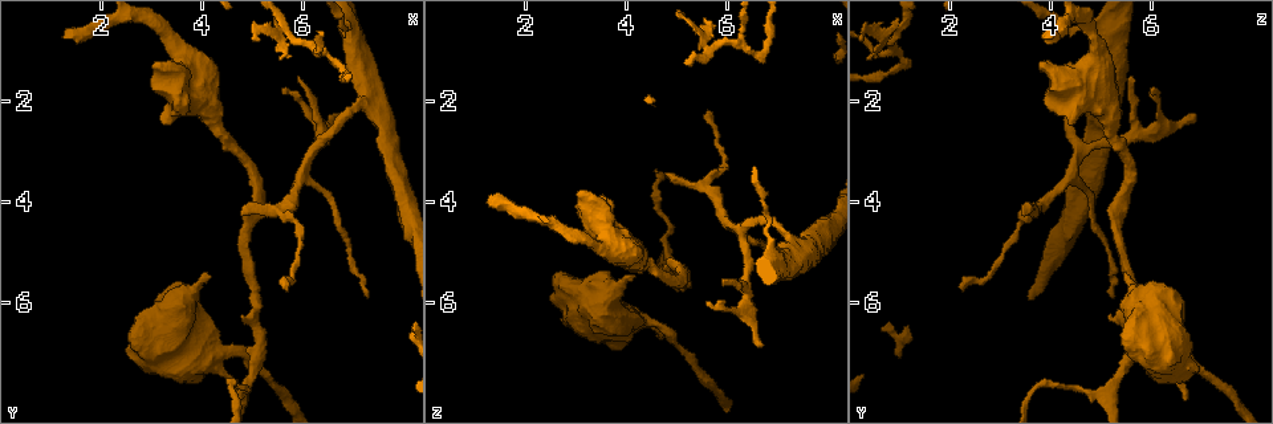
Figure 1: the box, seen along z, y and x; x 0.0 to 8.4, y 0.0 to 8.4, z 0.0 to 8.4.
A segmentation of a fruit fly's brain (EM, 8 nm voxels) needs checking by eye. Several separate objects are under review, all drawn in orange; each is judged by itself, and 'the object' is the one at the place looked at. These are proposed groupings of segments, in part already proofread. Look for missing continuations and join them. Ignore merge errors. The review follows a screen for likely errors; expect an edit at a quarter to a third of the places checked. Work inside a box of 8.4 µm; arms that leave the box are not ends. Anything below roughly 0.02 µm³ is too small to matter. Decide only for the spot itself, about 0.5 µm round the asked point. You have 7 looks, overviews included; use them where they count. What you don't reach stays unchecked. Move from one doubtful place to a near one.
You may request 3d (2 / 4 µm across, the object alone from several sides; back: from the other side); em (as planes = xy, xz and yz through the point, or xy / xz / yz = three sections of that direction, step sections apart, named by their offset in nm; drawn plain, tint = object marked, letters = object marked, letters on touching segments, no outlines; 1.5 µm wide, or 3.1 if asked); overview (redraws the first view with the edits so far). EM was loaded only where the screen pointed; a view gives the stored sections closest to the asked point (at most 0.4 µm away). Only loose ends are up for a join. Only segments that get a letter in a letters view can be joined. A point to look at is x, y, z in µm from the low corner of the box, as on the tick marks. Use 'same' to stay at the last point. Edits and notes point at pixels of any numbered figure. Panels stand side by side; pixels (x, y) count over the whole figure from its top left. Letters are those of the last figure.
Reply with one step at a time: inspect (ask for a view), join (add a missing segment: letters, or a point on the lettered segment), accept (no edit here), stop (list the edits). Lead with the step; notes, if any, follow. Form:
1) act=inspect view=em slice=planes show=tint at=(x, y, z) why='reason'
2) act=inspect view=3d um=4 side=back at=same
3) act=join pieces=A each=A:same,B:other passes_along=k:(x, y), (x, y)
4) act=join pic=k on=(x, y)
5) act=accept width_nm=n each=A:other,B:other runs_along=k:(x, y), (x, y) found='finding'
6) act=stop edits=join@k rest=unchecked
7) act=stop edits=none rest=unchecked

act=inspect view=em slice=yz step=8 show=tint at=(3.00, 1.35, 3.85) why='thick end'

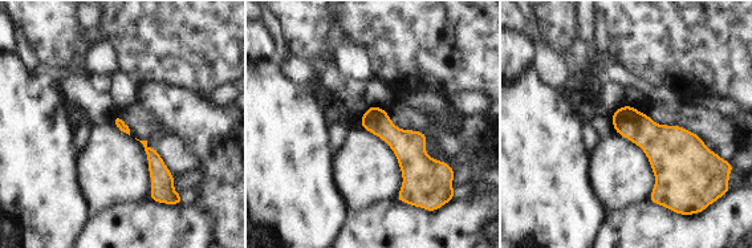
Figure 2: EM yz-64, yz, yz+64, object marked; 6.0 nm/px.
act=inspect view=em slice=xz step=8 show=letters at=same why='cut it another way'

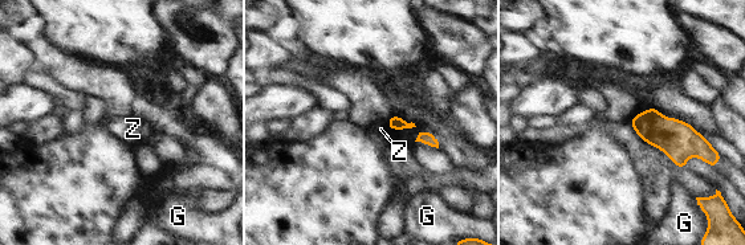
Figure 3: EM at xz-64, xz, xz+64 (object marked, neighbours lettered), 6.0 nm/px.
act=accept each=G:other,Z:other border=3:(386, 119), (386, 125), (395, 130) found='none of them fits'

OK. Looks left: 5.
act=inspect view=3d um=2 at=(7.25, 5.85, 5.25) why='an open end'

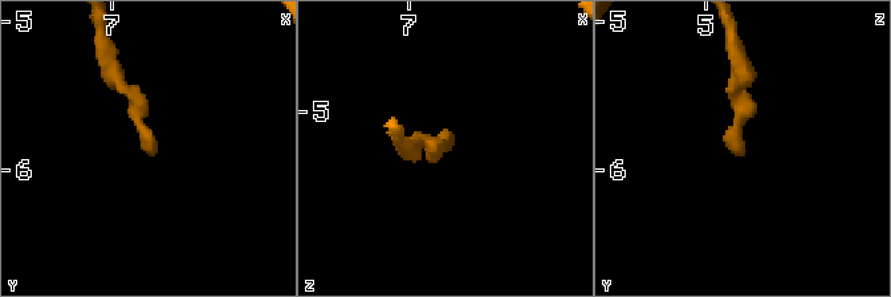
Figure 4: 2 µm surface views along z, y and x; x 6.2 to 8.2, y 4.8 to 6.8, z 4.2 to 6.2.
act=inspect view=em slice=planes show=letters at=(7.26, 5.88, 5.26)

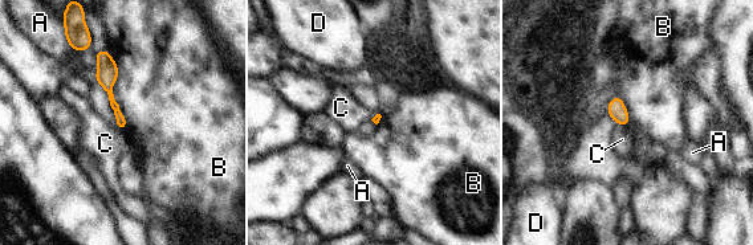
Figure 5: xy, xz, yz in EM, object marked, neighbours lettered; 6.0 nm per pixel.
act=accept each=A:other,B:other,C:other,D:other runs_along=5:(105, 53), (106, 85), (121, 122) found='none of them fits'

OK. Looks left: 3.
act=inspect view=3d um=4 at=(5.70, 5.75, 2.20)

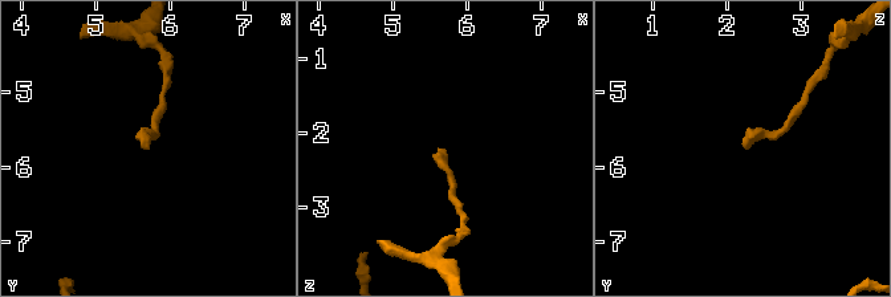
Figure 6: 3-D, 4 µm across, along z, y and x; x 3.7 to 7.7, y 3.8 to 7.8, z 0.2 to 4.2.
act=inspect view=em slice=planes show=letters at=(5.65, 5.75, 2.25) why='need the tissue'

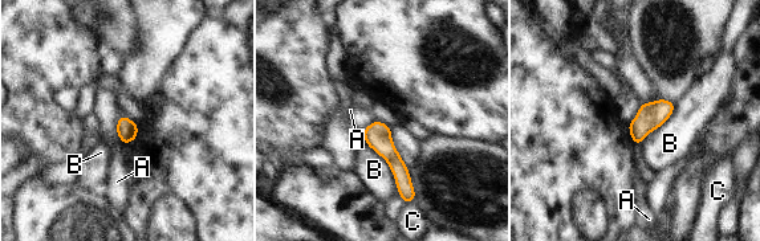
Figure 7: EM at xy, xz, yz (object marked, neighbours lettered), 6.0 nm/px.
act=accept each=A:other,B:other,C:other runs_along=7:(376, 125), (407, 191) found='none of them fits'

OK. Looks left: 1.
act=stop edits=none rest=unchecked

